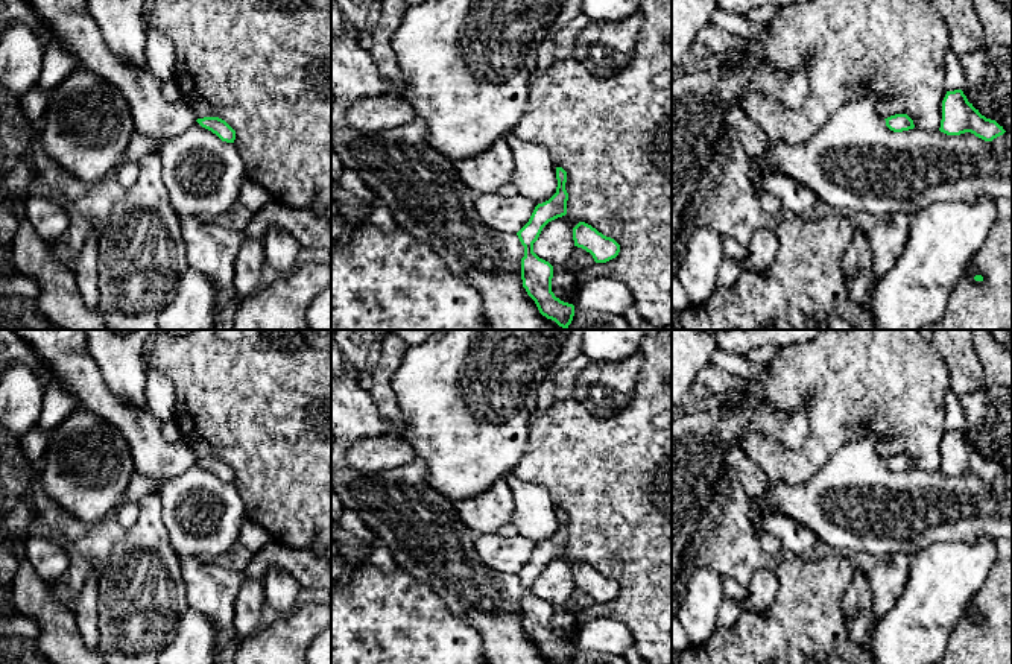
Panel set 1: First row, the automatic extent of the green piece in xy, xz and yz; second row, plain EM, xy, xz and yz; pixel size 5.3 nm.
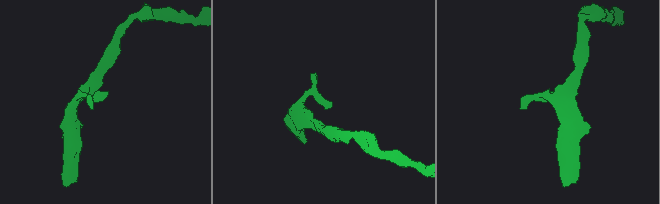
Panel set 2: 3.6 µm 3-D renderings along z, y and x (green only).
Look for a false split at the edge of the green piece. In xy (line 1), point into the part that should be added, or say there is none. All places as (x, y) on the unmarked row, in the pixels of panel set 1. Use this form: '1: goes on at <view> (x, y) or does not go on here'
1: goes on at xy (260, 400)

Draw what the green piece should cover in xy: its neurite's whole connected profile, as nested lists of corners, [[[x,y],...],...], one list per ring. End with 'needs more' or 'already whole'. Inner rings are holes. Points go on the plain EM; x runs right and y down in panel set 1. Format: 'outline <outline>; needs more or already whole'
outline [[[191,330],[187,334],[170,334],[158,331],[152,349],[146,354],[146,366],[164,372],[175,389],[173,421],[176,422],[184,442],[196,454],[198,463],[216,474],[222,482],[234,483],[246,511],[246,520],[264,527],[274,539],[281,544],[307,549],[331,562],[331,330]]]; needs more

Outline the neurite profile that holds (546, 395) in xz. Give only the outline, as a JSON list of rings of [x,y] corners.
[[[550,375],[538,390],[538,400],[533,413],[550,409],[556,403],[553,390],[553,375]]]

